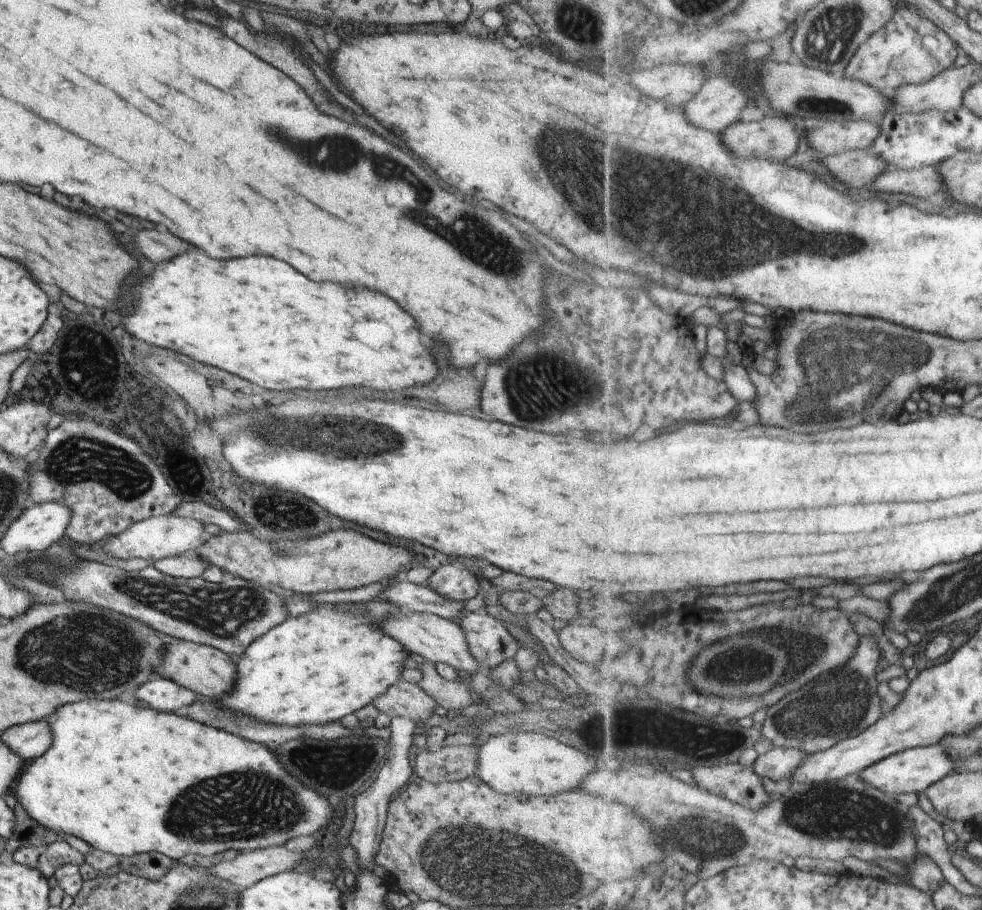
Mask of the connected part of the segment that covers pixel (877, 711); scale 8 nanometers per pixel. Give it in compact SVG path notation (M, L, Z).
M861 636L856 652L857 655L853 656L846 665L819 674L815 680L803 684L797 692L790 692L789 696L784 696L773 707L769 707L761 725L762 736L772 741L774 746L800 748L814 754L856 737L873 726L884 714L882 696L878 689L881 683L877 680L881 652L873 636Z

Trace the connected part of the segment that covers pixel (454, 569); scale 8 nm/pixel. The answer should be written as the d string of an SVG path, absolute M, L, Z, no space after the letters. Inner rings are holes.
M447 564L437 568L427 578L427 588L453 602L463 602L477 593L479 578L475 578L461 564Z

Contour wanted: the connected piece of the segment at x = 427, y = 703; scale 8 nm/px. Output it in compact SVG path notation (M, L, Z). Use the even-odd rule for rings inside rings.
M400 679L393 682L381 696L373 698L371 706L389 718L403 717L417 724L434 714L437 704L417 684Z

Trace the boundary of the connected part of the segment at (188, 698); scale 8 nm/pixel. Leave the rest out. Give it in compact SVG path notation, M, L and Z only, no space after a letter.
M156 676L145 684L139 684L133 698L155 712L176 713L178 709L192 704L198 696L191 690L177 686L169 678Z

